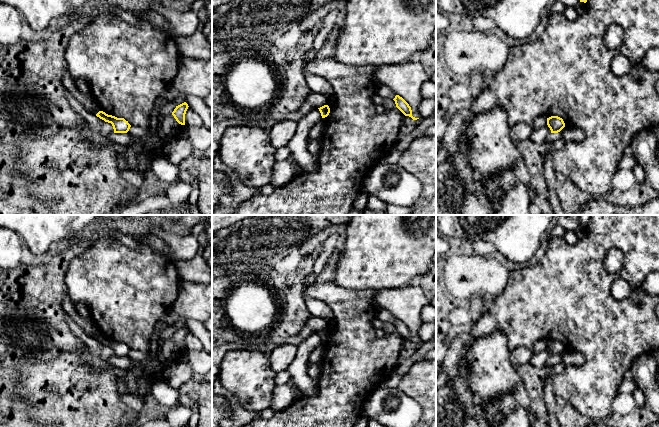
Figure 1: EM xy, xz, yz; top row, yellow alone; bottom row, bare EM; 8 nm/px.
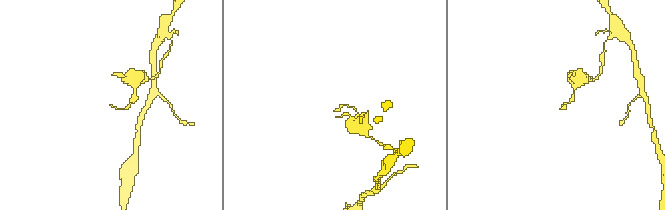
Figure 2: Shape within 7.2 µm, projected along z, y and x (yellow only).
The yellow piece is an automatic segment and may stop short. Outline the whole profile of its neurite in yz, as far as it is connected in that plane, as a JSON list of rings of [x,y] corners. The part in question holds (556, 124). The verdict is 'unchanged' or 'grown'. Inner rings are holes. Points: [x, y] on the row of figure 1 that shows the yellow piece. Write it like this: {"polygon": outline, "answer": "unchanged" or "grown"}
{"polygon": [[[558,116],[547,118],[547,125],[550,128],[551,133],[558,133],[565,127],[563,119]]], "answer": "unchanged"}

